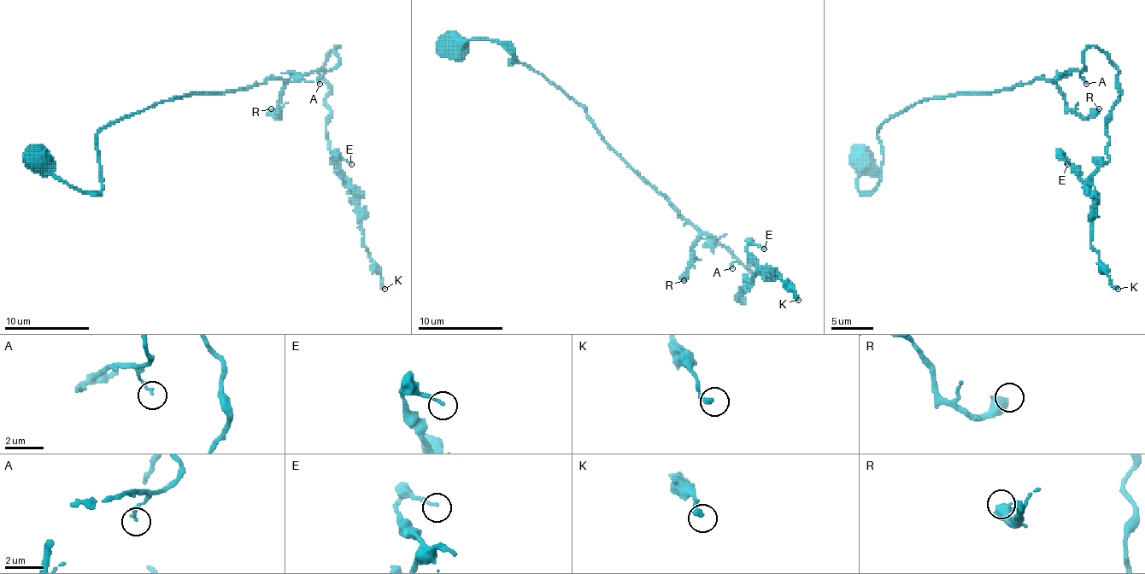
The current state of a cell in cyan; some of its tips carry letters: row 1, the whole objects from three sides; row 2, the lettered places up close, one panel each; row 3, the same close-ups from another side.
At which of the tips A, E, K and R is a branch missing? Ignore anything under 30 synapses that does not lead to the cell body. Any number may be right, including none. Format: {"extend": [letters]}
{"extend": ["R"]}

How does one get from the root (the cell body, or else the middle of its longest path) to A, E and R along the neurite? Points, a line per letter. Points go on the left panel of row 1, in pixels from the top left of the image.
A: (36, 157), (70, 185), (99, 191), (97, 134), (123, 117), (172, 98), (324, 71), (320, 84)
E: (36, 157), (99, 191), (103, 128), (330, 71), (338, 45), (325, 137), (344, 181), (334, 157), (351, 164)
R: (36, 157), (70, 185), (99, 191), (97, 134), (123, 117), (172, 98), (281, 79), (275, 117), (271, 108)

